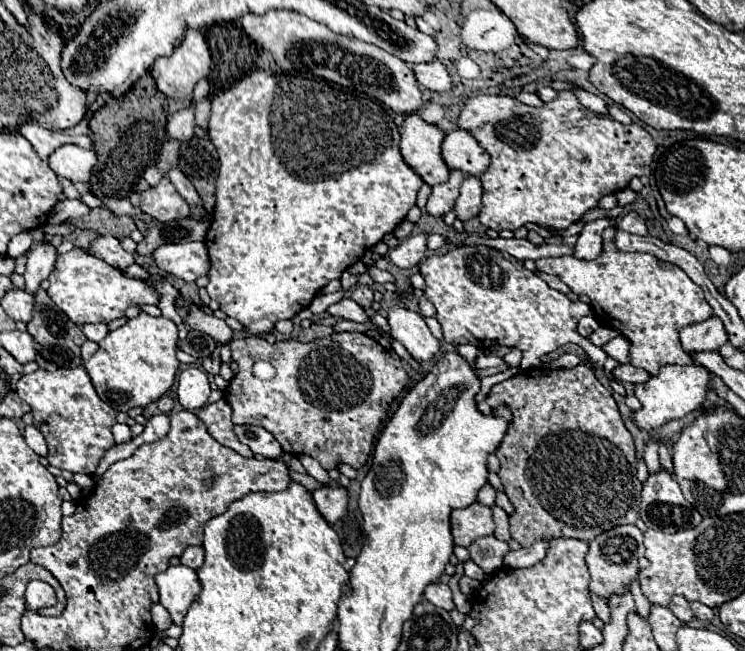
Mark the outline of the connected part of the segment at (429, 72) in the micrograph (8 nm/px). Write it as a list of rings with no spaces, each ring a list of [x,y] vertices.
[[[433,59],[429,63],[415,63],[413,65],[415,79],[431,91],[451,91],[451,77],[445,69],[445,65],[439,59]]]

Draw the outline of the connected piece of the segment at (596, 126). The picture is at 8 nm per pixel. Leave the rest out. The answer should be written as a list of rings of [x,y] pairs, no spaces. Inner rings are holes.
[[[559,91],[557,99],[541,107],[529,107],[507,95],[473,95],[461,109],[459,127],[467,129],[491,155],[491,165],[481,175],[485,195],[479,213],[481,225],[501,231],[515,231],[527,223],[567,229],[577,223],[585,211],[595,209],[607,193],[623,191],[633,177],[651,173],[657,143],[637,123],[623,125],[609,115],[599,115],[583,107],[573,91]]]

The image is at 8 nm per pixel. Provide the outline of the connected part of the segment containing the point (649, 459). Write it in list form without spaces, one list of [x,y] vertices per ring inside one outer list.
[[[651,437],[647,443],[645,443],[645,453],[643,453],[643,459],[649,467],[649,473],[653,471],[661,471],[661,465],[659,465],[659,455],[657,455],[657,441]]]

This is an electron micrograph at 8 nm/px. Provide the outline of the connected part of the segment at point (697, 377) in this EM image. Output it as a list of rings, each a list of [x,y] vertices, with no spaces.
[[[695,363],[661,367],[659,373],[655,377],[651,377],[647,383],[635,385],[635,395],[643,405],[641,411],[633,413],[635,425],[651,431],[651,429],[657,429],[671,419],[679,419],[695,409],[701,409],[705,403],[705,397],[709,393],[709,379],[711,379],[709,371],[701,365],[695,365]]]

